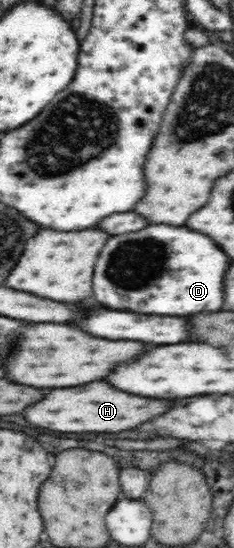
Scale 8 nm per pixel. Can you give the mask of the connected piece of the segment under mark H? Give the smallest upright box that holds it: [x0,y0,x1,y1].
[25,381,167,433]

